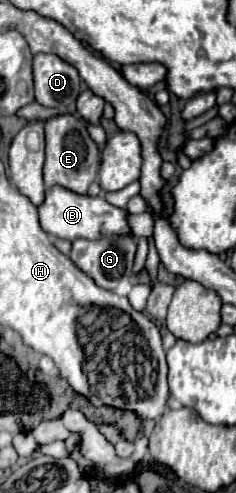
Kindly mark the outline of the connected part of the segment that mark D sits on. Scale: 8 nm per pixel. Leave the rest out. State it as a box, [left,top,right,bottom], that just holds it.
[33,54,81,112]

